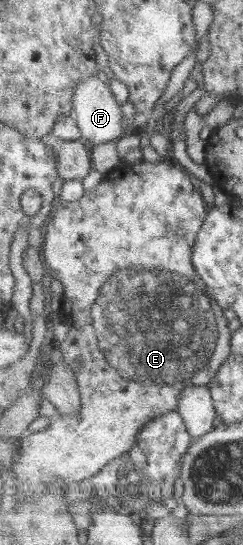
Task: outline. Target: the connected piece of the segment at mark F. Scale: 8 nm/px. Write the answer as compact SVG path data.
M97 75L79 81L79 85L75 89L73 104L73 115L78 128L82 132L83 139L89 144L96 146L107 143L114 144L123 134L128 133L127 129L121 128L121 119L123 118L121 106L117 104L109 85L107 86Z

